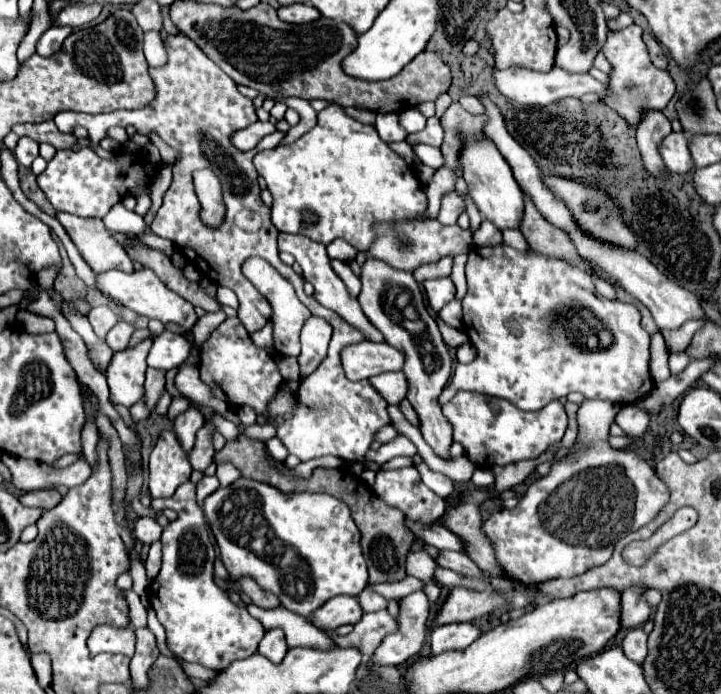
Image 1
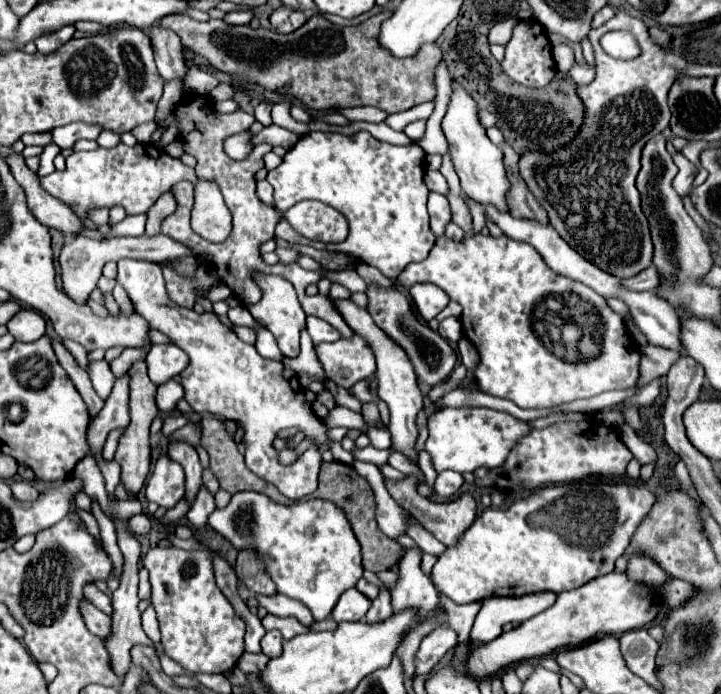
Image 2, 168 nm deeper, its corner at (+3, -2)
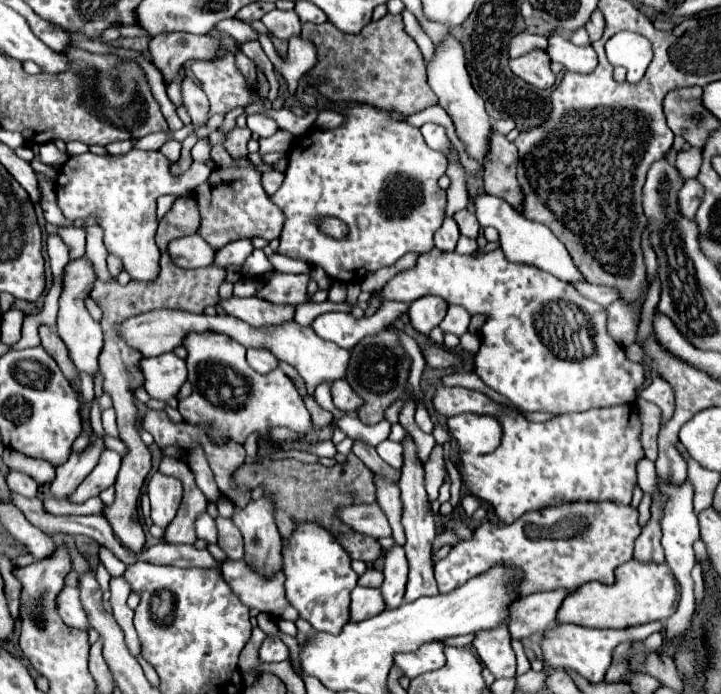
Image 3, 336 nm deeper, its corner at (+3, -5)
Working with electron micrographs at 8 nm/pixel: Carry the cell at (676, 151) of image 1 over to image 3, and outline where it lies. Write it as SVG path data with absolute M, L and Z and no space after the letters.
M688 179L684 183L684 187L678 191L678 209L686 219L694 221L702 193L704 193L704 189L700 187L700 183L696 183L696 179Z

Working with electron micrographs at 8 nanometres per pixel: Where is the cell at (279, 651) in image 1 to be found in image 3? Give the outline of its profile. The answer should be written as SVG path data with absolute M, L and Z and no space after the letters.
M266 637L260 647L260 661L274 663L274 661L286 661L288 659L288 647L278 637Z

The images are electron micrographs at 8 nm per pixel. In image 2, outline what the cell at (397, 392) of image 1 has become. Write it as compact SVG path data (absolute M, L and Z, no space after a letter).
M360 380L350 388L350 394L356 396L360 402L378 402L378 394L370 388L370 380Z

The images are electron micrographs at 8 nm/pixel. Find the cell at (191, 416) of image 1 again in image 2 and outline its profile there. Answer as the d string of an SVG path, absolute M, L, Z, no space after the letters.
M172 440L168 446L168 456L172 456L172 460L182 464L182 468L186 472L186 498L192 504L192 500L202 484L202 466L198 462L196 448L188 442Z

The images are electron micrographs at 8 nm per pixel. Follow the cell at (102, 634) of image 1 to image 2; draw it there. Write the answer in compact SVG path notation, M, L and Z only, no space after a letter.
M86 600L80 606L82 606L82 616L84 616L84 622L86 622L86 628L94 636L100 636L102 640L106 640L112 634L112 620L110 620L110 616L106 616L104 612L100 612L98 608L94 608Z

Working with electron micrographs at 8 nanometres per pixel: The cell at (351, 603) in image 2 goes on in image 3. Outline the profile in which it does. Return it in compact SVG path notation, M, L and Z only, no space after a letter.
M356 587L352 591L352 603L350 603L352 621L364 621L372 615L378 615L384 609L386 609L386 605L384 605L380 589Z

